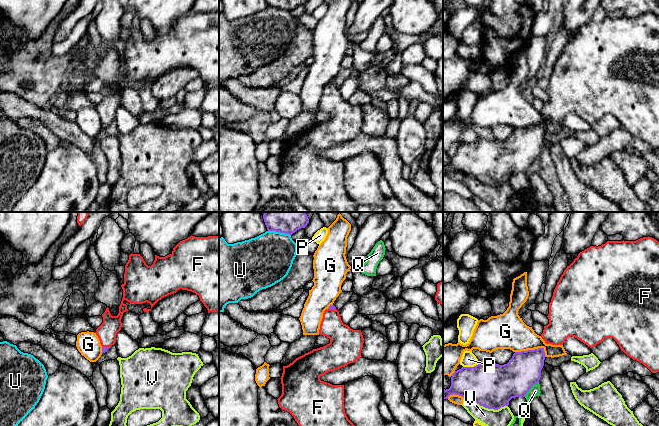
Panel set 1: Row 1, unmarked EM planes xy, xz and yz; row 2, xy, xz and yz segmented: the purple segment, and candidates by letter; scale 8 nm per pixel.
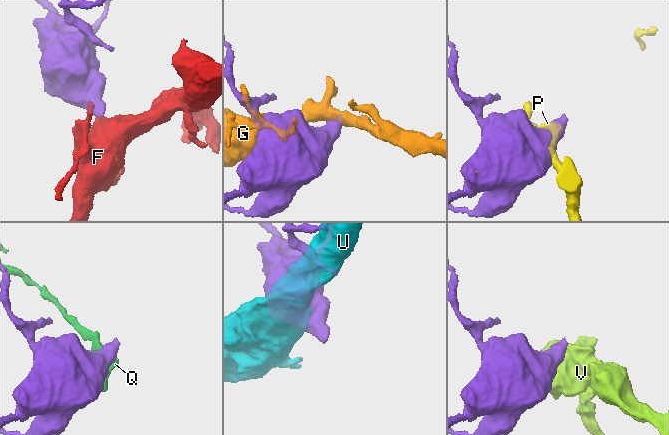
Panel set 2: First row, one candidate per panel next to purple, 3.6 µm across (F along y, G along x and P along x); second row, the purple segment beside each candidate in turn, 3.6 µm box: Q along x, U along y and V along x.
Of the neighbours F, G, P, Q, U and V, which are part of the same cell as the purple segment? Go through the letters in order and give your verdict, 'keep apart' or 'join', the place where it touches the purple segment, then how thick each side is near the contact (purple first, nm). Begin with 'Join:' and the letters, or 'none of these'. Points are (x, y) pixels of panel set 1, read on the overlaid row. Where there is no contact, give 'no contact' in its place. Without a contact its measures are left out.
Join: F
F: join; contact xz (332, 309); calibres 40 and 200 nm
G: keep apart; contact yz (534, 349); calibres 280 and 280 nm
P: keep apart; contact yz (471, 367); calibres 360 and 120 nm
Q: keep apart; contact yz (531, 387); calibres 300 and 80 nm
U: keep apart; contact xz (279, 231); calibres 340 and 400 nm
V: keep apart; contact yz (486, 407); calibres 360 and 140 nm

